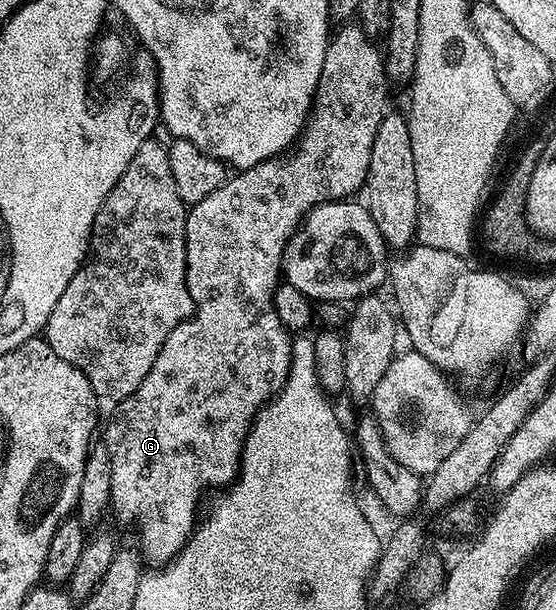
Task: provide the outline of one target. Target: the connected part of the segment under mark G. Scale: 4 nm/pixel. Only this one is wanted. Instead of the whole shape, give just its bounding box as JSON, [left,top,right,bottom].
[105,24,387,568]

